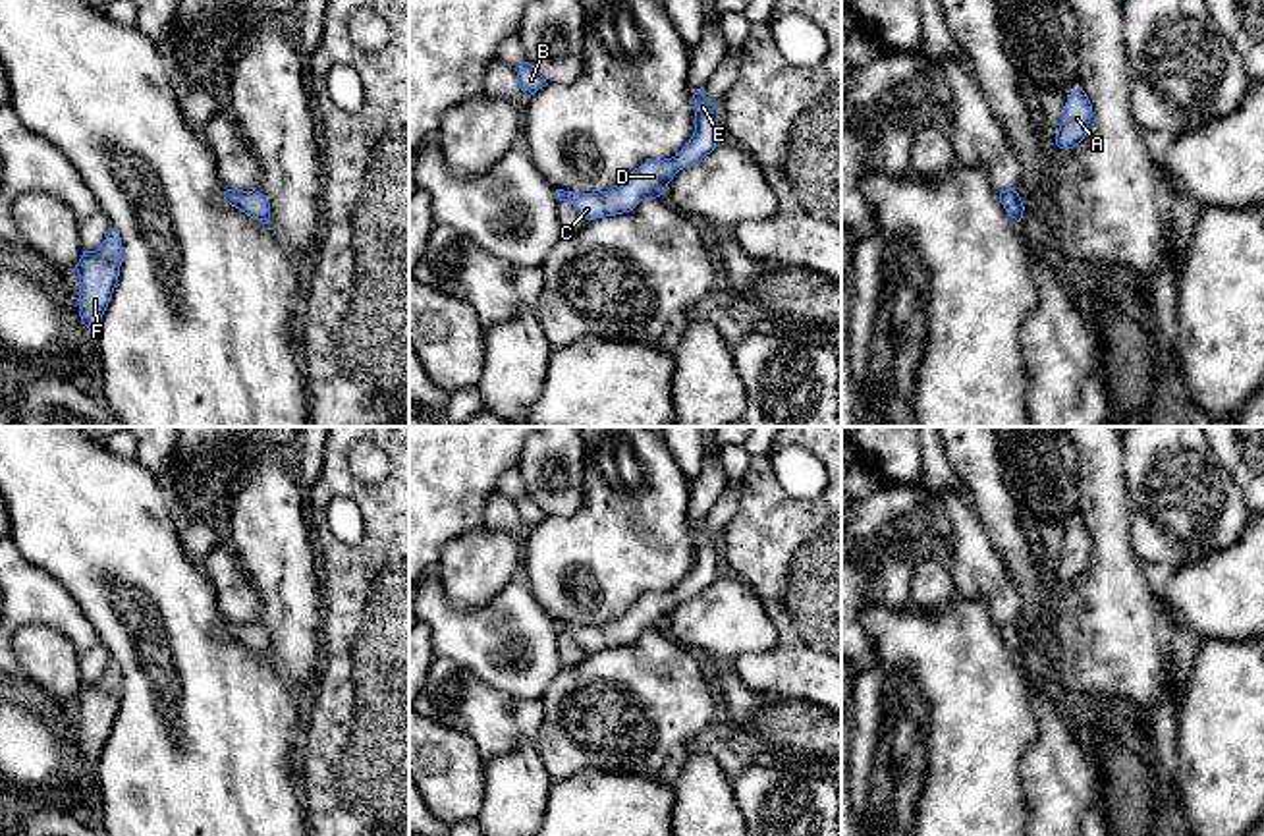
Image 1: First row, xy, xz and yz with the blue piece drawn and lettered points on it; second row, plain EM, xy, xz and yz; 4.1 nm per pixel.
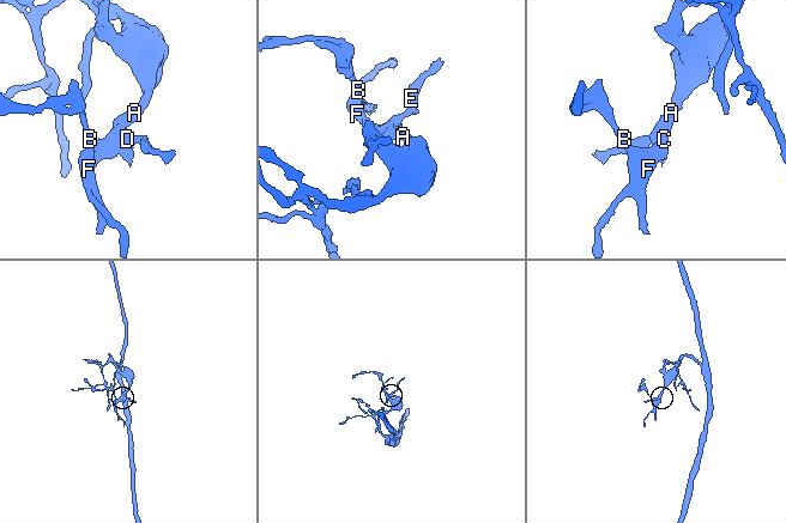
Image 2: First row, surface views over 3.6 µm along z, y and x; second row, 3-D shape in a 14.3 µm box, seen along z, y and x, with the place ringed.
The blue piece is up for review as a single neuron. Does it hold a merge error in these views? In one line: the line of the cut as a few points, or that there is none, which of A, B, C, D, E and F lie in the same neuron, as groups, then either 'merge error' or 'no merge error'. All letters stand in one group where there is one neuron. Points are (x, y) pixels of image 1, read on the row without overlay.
no cut; A B C D E F; no merge error

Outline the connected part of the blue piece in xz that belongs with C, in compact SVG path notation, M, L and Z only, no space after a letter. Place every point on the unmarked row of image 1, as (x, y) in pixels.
M704 519L693 527L695 531L695 566L689 575L672 591L645 595L635 600L627 612L608 624L571 626L556 622L560 633L571 635L587 653L616 649L633 643L645 631L664 627L673 608L701 595L718 575L718 539L704 531Z

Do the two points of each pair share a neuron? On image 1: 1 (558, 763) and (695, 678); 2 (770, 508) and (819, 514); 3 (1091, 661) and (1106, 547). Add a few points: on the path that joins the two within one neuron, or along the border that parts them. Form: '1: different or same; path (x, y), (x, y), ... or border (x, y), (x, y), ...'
1: same; path (589, 728), (603, 715), (635, 707), (660, 688)
2: same; path (782, 514), (807, 514)
3: same; path (1106, 632), (1106, 576)

